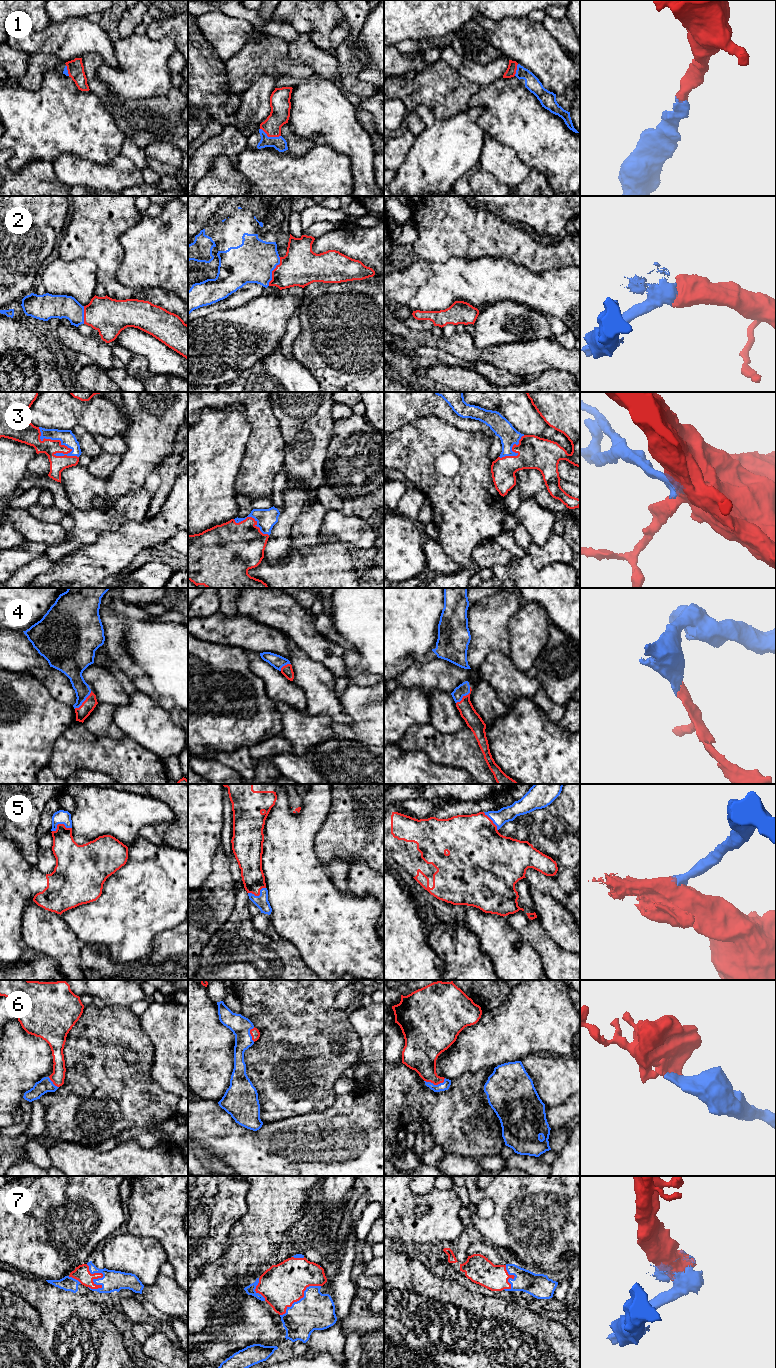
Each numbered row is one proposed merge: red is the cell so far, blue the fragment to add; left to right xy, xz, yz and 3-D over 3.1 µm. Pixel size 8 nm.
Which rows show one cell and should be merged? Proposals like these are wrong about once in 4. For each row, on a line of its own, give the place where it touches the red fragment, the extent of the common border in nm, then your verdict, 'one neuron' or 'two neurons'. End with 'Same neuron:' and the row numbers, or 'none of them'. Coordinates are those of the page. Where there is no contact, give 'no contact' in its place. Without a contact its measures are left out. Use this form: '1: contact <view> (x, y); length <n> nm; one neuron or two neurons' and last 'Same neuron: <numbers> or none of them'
1: contact xz (270, 136); length 180 nm; one neuron
2: contact xz (272, 271); length 260 nm; one neuron
3: contact xy (58, 440); length 400 nm; one neuron
4: contact yz (466, 695); length 180 nm; one neuron
5: contact xy (60, 824); length 160 nm; one neuron
6: contact yz (435, 1084); length 180 nm; one neuron
7: contact xy (102, 1275); length 240 nm; one neuron
Same neuron: 1, 2, 3, 4, 5, 6, 7

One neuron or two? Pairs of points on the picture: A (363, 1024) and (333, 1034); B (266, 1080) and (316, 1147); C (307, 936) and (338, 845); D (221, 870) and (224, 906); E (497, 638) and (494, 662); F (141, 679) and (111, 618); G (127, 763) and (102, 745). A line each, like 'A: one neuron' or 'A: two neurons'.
A: two neurons
B: two neurons
C: two neurons
D: one neuron
E: two neurons
F: one neuron
G: one neuron

